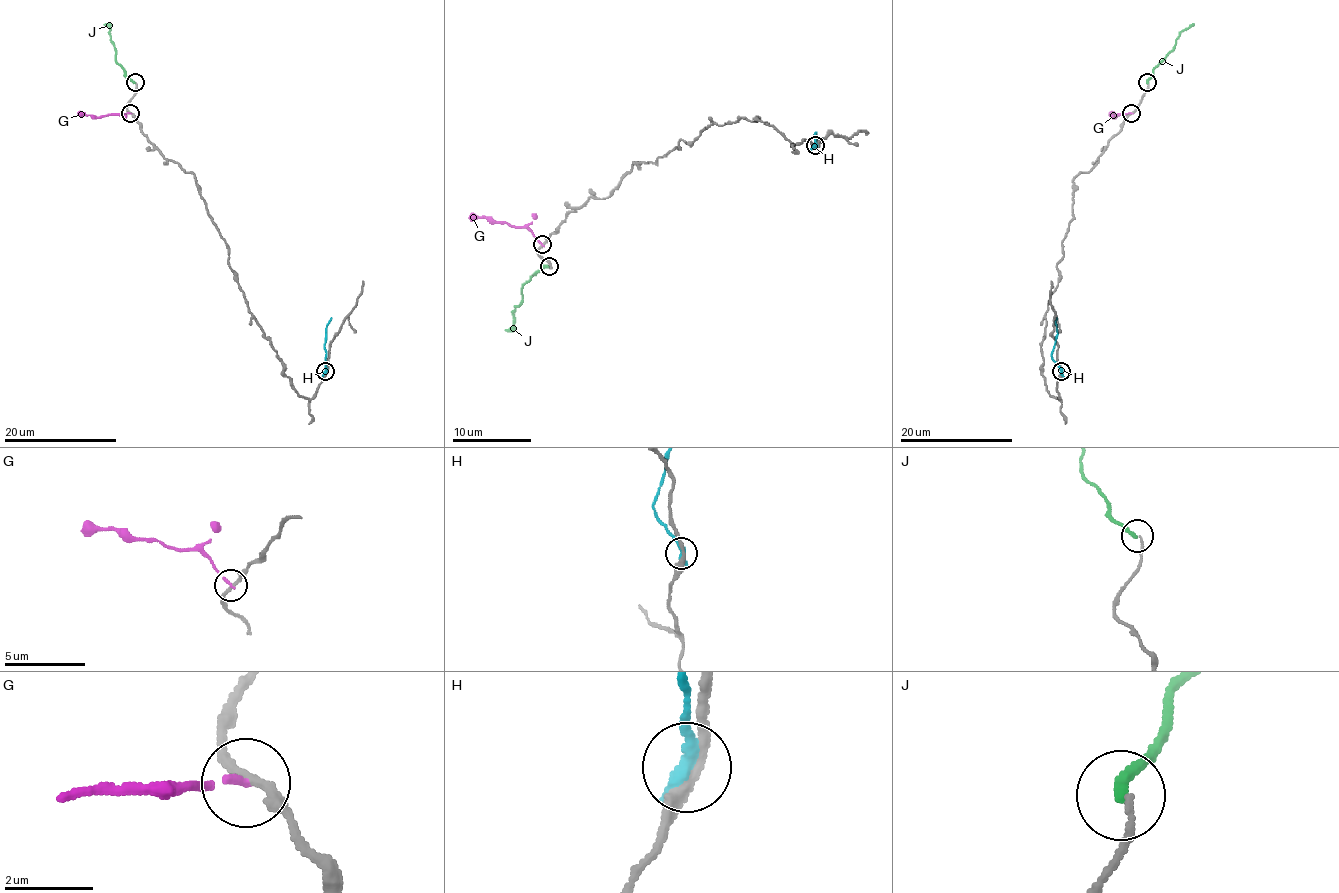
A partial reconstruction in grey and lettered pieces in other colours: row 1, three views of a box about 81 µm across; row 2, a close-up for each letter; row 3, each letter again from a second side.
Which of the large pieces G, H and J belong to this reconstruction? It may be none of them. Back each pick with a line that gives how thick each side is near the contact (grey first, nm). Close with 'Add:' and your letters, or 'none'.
J: Thickness 120 nm (grey) against 240 nm
Add: J

